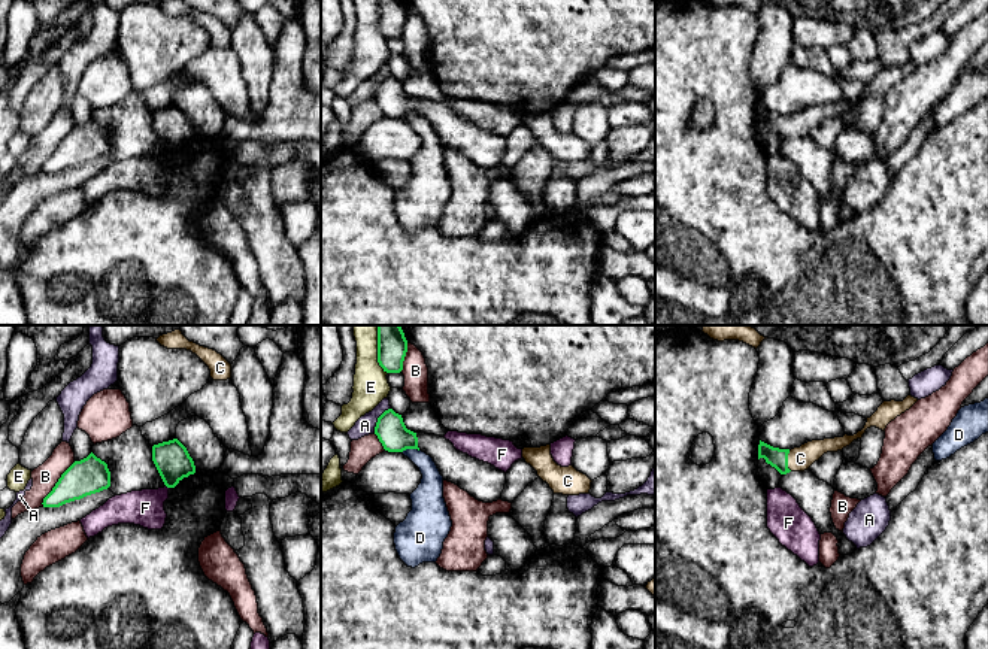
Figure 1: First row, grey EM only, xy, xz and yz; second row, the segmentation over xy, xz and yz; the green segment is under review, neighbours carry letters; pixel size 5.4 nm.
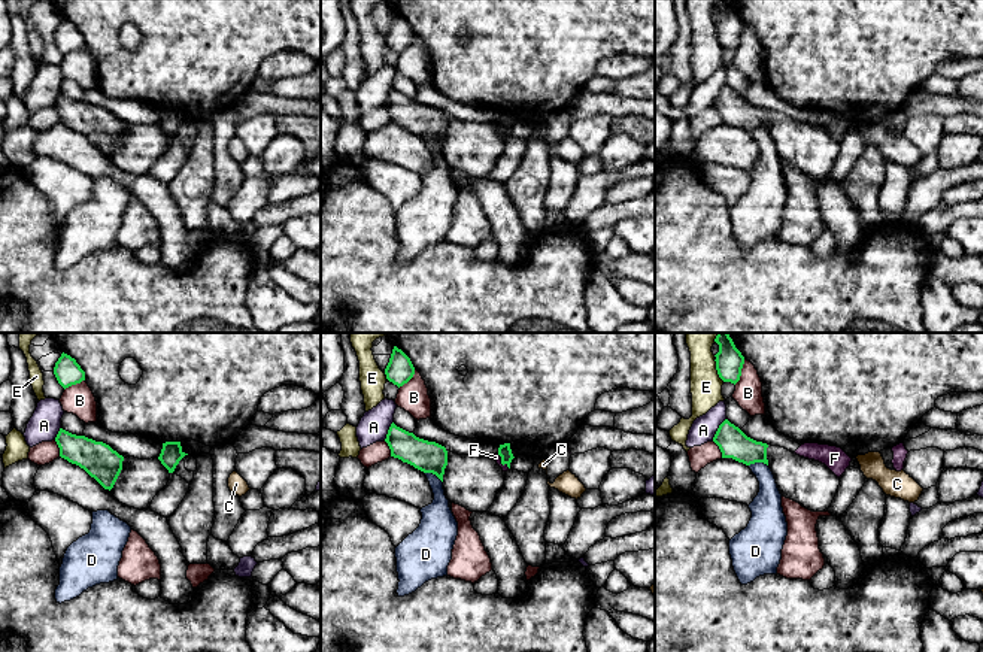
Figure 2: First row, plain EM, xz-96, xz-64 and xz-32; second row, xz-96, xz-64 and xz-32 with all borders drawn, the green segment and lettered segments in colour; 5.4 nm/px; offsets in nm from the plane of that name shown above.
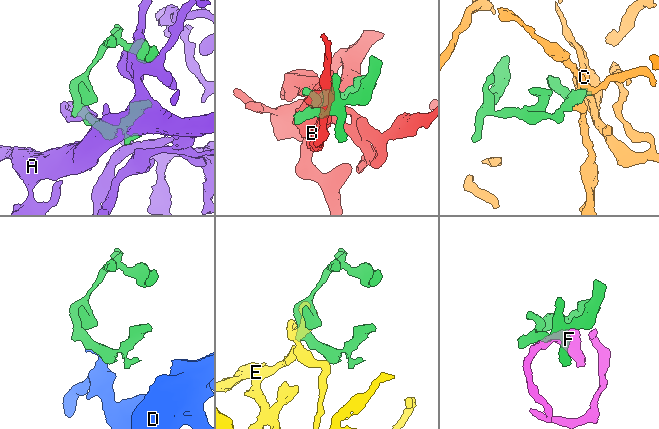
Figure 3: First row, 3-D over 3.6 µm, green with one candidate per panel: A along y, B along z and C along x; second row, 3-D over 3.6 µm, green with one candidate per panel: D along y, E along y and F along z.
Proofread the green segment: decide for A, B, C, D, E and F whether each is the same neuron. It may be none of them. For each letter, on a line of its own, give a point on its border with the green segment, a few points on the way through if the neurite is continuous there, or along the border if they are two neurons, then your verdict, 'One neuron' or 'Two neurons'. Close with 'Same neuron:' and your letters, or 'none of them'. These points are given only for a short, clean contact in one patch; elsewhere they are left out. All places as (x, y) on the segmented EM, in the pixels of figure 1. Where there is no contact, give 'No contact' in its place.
A: Touches green at xz (378, 419). Two neurons
B: Touches green at xy (55, 484). Two neurons
C: Touches green at yz (787, 461). One neuron
D: Touches green at xz (409, 448). Boundary: xz (418, 449), (405, 449), (402, 452). Two neurons
E: Touches green at xz (378, 349). Two neurons
F: Touches green at xy (167, 487). Boundary: xy (166, 485), (169, 488). Two neurons
Same neuron: C

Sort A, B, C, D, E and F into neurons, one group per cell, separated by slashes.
A F / B / C / D / E

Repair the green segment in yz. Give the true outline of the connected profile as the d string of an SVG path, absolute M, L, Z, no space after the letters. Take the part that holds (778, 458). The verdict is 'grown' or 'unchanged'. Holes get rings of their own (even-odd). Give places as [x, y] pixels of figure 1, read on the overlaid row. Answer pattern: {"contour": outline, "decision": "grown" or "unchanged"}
{"contour": "M907 395L903 401L884 401L878 410L867 418L864 428L854 436L845 434L843 437L812 440L791 451L773 448L760 440L758 460L764 458L766 463L775 467L781 474L787 474L790 471L804 471L824 454L842 451L854 440L861 439L867 428L876 427L885 431L891 421L909 410L916 401L918 398L912 395Z", "decision": "grown"}

